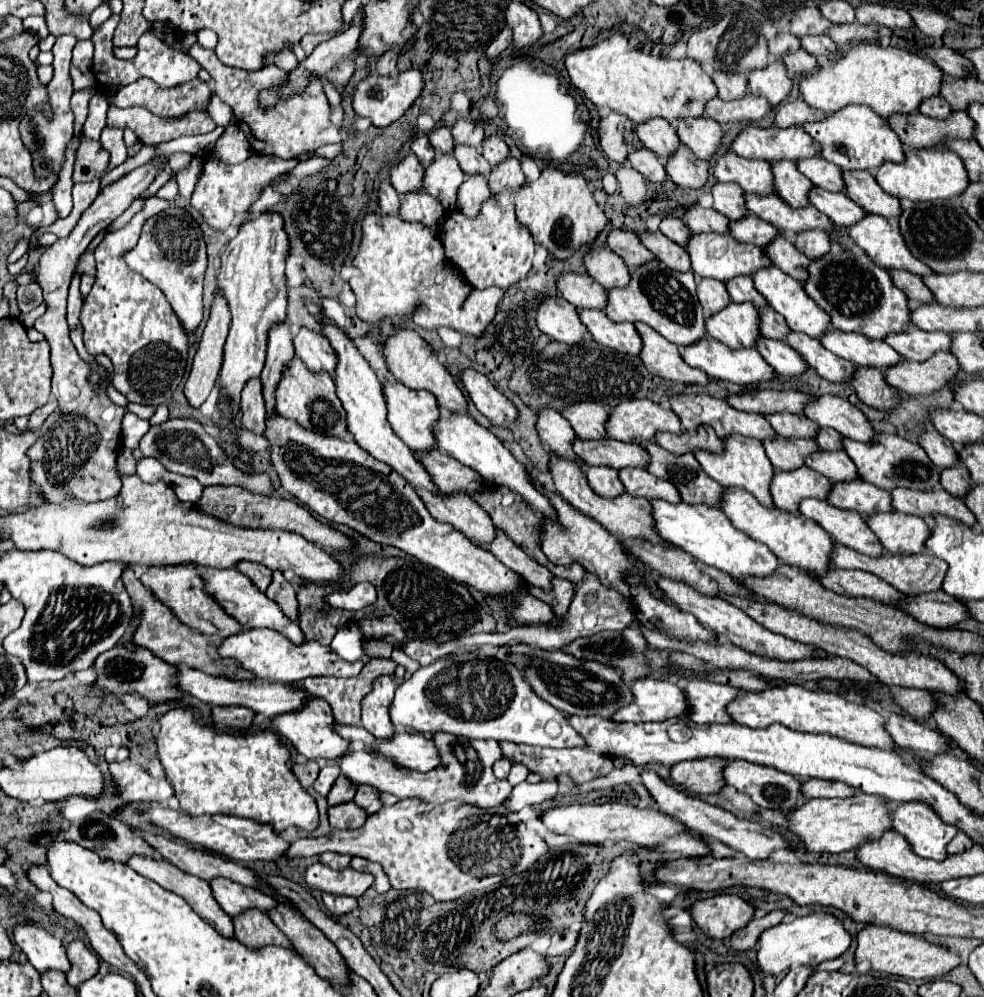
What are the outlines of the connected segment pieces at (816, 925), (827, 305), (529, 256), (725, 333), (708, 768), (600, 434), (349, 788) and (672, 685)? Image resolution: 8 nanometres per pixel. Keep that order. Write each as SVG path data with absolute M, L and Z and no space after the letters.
M809 914L767 928L757 940L757 964L763 974L779 974L791 966L819 966L821 962L839 958L851 944L849 932L831 914Z
M833 242L831 252L809 266L807 294L831 316L831 324L843 332L857 332L873 340L885 340L889 334L903 332L911 326L911 308L907 296L891 282L887 270L875 266L863 252L841 250Z
M505 190L497 196L493 194L483 204L477 218L467 218L459 210L447 212L439 228L439 238L443 242L445 256L459 266L465 280L477 290L489 286L499 286L505 290L507 286L521 282L531 270L535 244L531 234L515 218L515 202L511 200L511 190Z
M731 302L727 308L723 308L721 312L707 318L707 334L711 338L727 344L727 348L731 348L731 350L755 348L755 340L759 340L759 336L761 336L759 334L759 312L749 302L745 302L745 304Z
M699 758L689 762L679 762L671 766L671 780L691 794L717 794L723 782L723 766L727 760L723 758Z
M595 402L571 404L563 410L563 416L569 420L577 438L581 440L603 440L607 438L605 422L609 418L607 410Z
M339 776L337 782L333 784L327 800L329 800L329 806L335 806L335 804L345 804L345 802L351 802L353 796L355 796L355 790L357 790L357 784L353 784L351 780L347 780L345 776Z
M643 678L631 686L635 702L615 712L617 722L663 722L687 714L685 690L669 678Z

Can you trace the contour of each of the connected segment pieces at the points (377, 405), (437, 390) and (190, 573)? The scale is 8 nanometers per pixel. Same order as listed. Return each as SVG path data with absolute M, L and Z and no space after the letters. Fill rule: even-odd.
M331 322L325 324L323 328L325 338L329 338L331 346L335 348L337 356L339 356L339 364L335 370L335 384L337 384L337 396L343 402L343 408L347 410L347 426L349 432L353 434L355 442L367 450L373 458L389 464L395 472L399 472L413 488L423 488L435 496L443 496L439 492L439 488L433 484L429 472L425 470L425 466L415 458L415 454L397 438L397 434L391 430L389 420L387 420L387 404L383 398L383 384L377 380L375 372L371 370L369 362L359 354L359 350L355 348L353 340L343 334L337 326L333 326Z
M399 330L395 336L391 336L385 342L385 360L387 360L387 368L407 388L429 390L437 398L439 406L445 408L447 412L451 412L451 410L467 412L467 398L465 398L463 390L457 386L457 382L453 380L449 370L437 360L433 348L419 334L415 334L413 330Z
M179 564L179 566L153 566L143 576L141 582L165 604L173 610L173 614L187 624L193 630L199 630L207 636L219 636L227 638L231 634L237 634L241 630L241 624L235 622L217 602L215 598L207 598L207 592L203 590L203 576L199 572L199 566L195 564Z

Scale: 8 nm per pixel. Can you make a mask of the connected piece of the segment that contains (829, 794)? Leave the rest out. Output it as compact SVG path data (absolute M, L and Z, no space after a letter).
M809 778L801 782L801 794L805 798L849 798L855 794L855 788L843 782L819 782L819 778Z

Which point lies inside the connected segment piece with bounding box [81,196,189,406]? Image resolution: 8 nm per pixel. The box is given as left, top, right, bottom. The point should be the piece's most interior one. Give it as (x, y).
(125, 317)

